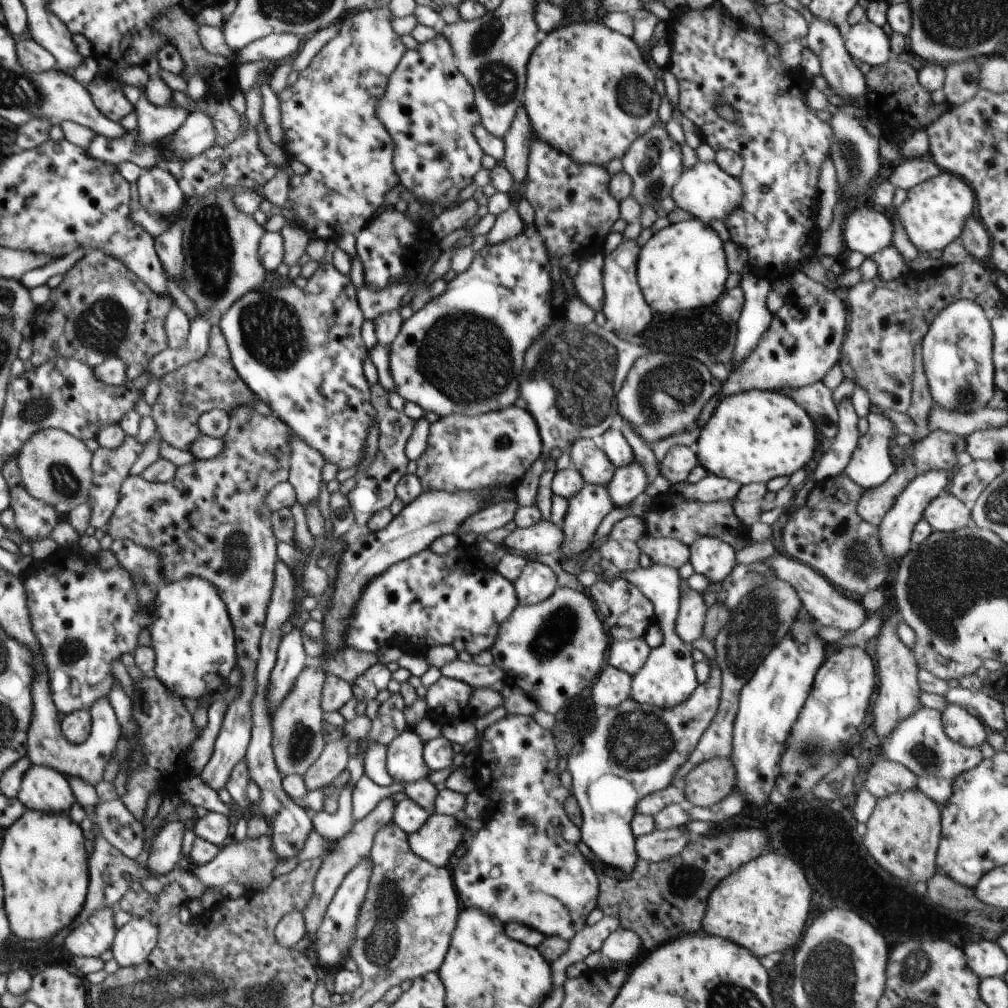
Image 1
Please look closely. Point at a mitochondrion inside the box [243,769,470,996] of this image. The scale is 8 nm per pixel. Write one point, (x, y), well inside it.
(381, 946)

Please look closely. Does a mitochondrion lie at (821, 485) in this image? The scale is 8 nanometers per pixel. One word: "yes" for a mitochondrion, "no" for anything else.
no

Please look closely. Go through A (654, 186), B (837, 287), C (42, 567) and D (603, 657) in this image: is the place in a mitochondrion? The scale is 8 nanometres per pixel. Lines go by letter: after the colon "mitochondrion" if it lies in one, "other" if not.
A: mitochondrion
B: other
C: other
D: other

